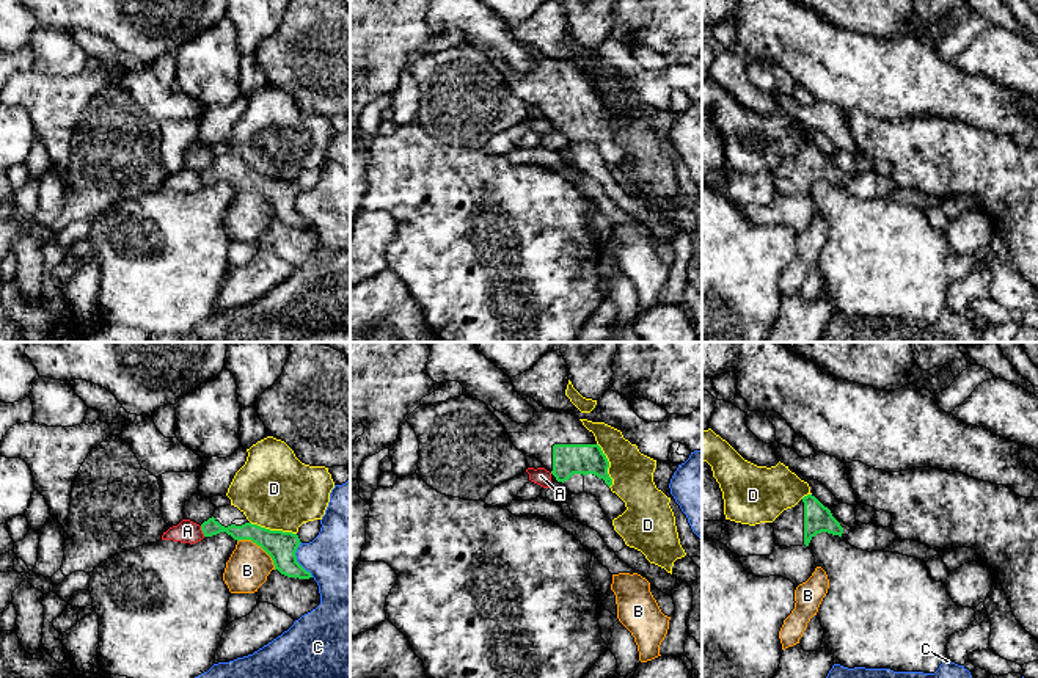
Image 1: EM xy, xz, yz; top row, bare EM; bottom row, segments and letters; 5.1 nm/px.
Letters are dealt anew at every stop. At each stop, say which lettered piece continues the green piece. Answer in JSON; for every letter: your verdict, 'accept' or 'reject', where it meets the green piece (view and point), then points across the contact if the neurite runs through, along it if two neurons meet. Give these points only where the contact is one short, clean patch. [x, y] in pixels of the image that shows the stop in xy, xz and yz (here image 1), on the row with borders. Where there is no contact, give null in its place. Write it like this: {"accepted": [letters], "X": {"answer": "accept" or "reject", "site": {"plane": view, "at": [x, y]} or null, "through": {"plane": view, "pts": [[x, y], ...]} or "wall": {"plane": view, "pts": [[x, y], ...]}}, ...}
{"accepted": [], "A": {"answer": "reject", "site": {"plane": "xy", "at": [201, 529]}, "wall": {"plane": "xy", "pts": [[200, 526], [204, 535]]}}, "B": {"answer": "reject", "site": {"plane": "xy", "at": [259, 545]}}, "C": {"answer": "reject", "site": {"plane": "xy", "at": [296, 559]}}, "D": {"answer": "reject", "site": {"plane": "xy", "at": [274, 531]}}}

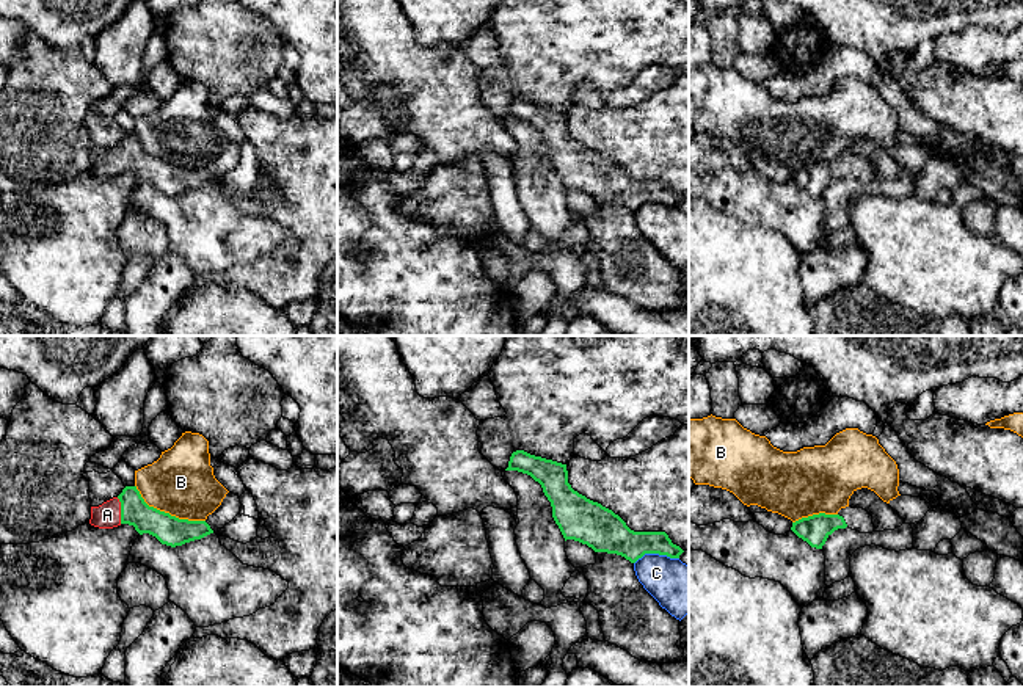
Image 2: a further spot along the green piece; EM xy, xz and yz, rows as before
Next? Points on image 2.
{"accepted": ["A"], "A": {"answer": "accept", "site": {"plane": "xy", "at": [121, 510]}, "through": {"plane": "xy", "pts": [[135, 512], [121, 510], [107, 515]]}}, "B": {"answer": "reject", "site": {"plane": "xy", "at": [167, 513]}}, "C": {"answer": "reject", "site": {"plane": "xz", "at": [656, 552]}}}

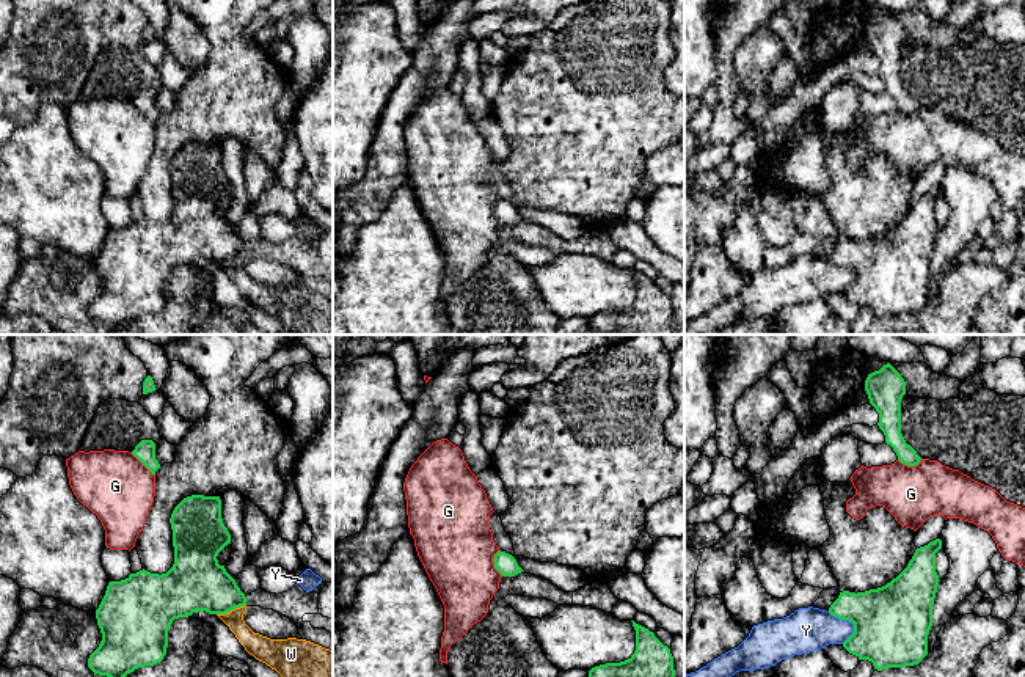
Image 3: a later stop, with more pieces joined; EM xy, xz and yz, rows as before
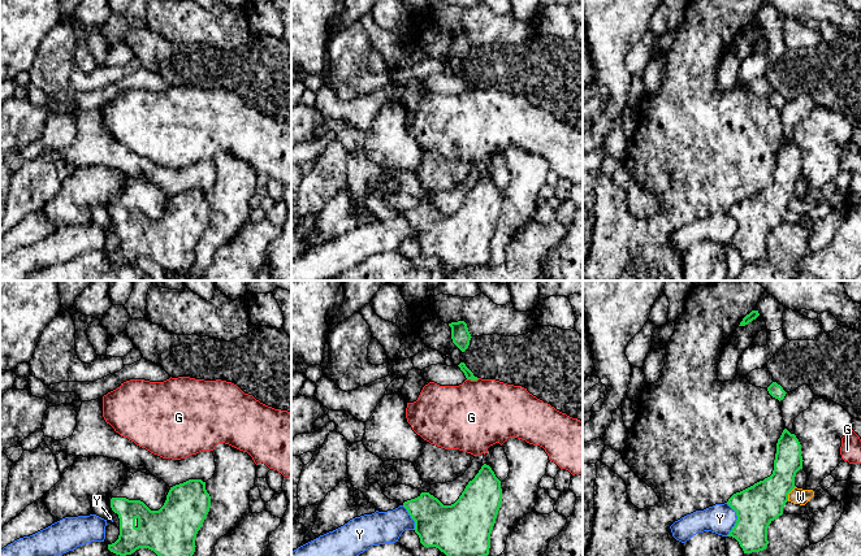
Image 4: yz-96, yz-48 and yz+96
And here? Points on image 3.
{"accepted": [], "G": {"answer": "reject", "site": {"plane": "xz", "at": [493, 561]}, "wall": {"plane": "xz", "pts": [[498, 550], [493, 566], [503, 575]]}}, "W": {"answer": "reject", "site": {"plane": "xy", "at": [231, 610]}, "wall": {"plane": "xy", "pts": [[245, 603], [217, 614]]}}, "Y": {"answer": "reject", "site": {"plane": "yz", "at": [849, 621]}}}

